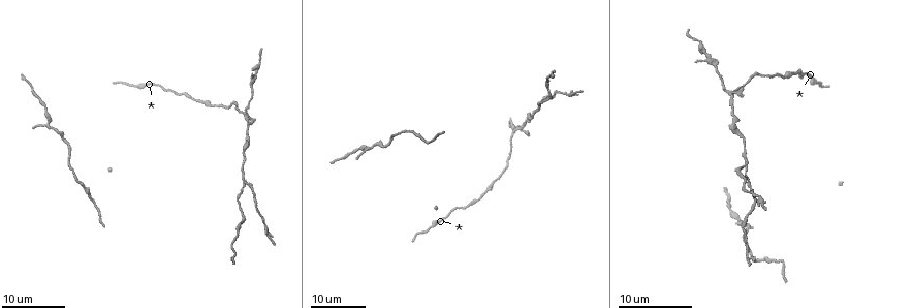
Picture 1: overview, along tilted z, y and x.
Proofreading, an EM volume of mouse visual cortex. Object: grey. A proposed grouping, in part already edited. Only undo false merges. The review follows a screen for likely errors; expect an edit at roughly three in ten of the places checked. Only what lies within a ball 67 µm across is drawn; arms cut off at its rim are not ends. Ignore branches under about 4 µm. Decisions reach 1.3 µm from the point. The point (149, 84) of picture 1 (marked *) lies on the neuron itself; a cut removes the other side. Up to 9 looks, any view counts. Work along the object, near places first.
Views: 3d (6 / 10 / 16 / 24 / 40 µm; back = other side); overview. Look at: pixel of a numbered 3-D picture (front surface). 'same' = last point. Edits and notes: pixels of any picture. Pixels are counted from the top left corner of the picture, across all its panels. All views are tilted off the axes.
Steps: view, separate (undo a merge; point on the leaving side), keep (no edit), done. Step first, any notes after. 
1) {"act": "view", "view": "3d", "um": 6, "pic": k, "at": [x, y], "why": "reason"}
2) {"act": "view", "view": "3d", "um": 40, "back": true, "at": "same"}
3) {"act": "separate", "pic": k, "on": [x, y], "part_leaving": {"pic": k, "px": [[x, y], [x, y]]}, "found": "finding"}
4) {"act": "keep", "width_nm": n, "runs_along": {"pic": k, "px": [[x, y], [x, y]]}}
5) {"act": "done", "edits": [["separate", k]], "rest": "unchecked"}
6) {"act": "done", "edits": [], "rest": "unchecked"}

{"act": "view", "view": "3d", "um": 24, "pic": 1, "at": [191, 96], "why": "sudden change in width"}

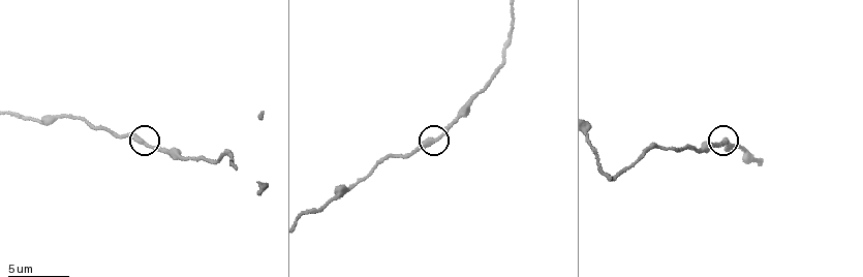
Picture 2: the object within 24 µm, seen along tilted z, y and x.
{"act": "view", "view": "3d", "um": 10, "pic": 2, "at": [143, 141], "why": "zoom in"}

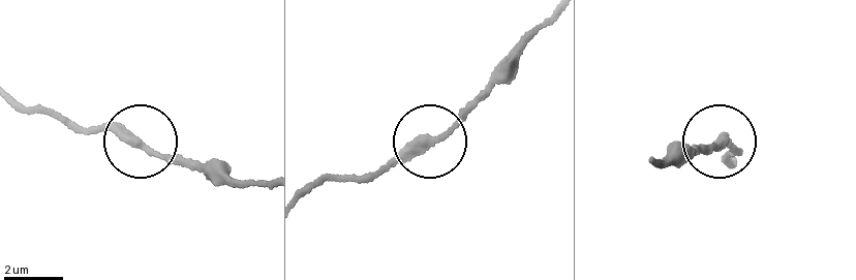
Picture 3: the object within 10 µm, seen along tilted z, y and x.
{"act": "view", "view": "3d", "um": 10, "back": true, "pic": 3, "at": [428, 139]}

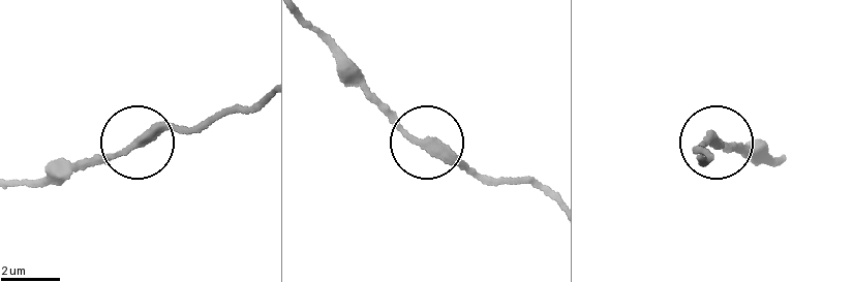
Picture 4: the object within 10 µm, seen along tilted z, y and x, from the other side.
{"act": "keep", "width_nm": 290, "runs_along": {"pic": 4, "px": [[553, 195], [520, 180], [465, 173], [352, 77]]}, "found": "continuous, no second neuron"}

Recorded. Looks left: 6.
{"act": "view", "view": "3d", "um": 10, "pic": 2, "at": [607, 175], "why": "three-way junction"}

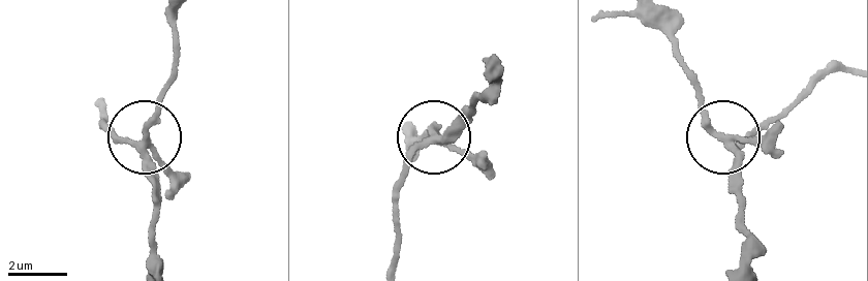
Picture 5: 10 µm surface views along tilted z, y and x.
{"act": "view", "view": "3d", "um": 10, "back": true, "pic": 5, "at": [722, 138]}

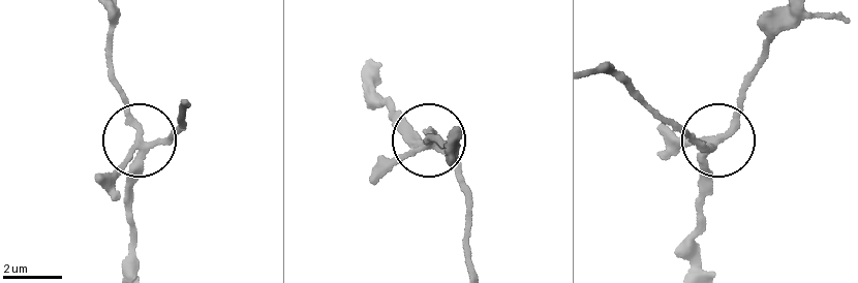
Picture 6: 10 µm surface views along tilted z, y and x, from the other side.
{"act": "separate", "pic": 6, "on": [127, 102], "arms": 3, "part_leaving": {"pic": 6, "px": [[715, 142], [779, 18]]}, "found": "a second neuron is stuck on"}

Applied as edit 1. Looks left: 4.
{"act": "view", "view": "3d", "um": 16, "pic": 1, "at": [529, 115]}

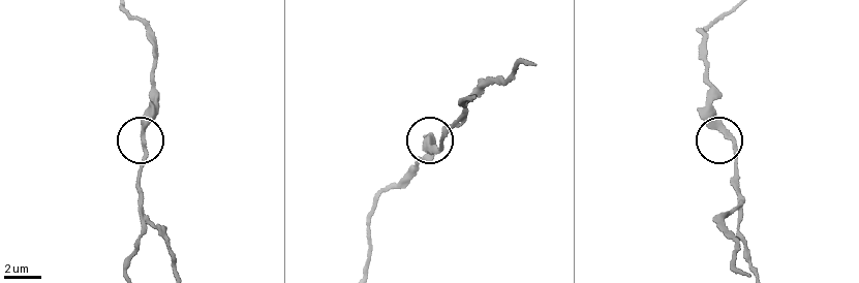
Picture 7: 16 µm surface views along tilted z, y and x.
{"act": "view", "view": "3d", "um": 10, "pic": 7, "at": [144, 134]}

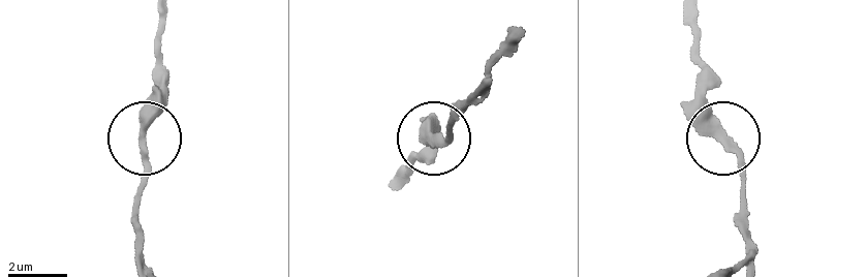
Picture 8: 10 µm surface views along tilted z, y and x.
{"act": "keep", "runs_along": {"pic": 8, "px": [[398, 184], [434, 129], [449, 134], [461, 114]]}, "found": "one neuron here"}

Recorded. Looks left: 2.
{"act": "view", "view": "3d", "um": 16, "pic": 1, "at": [538, 108], "why": "three arms meet"}

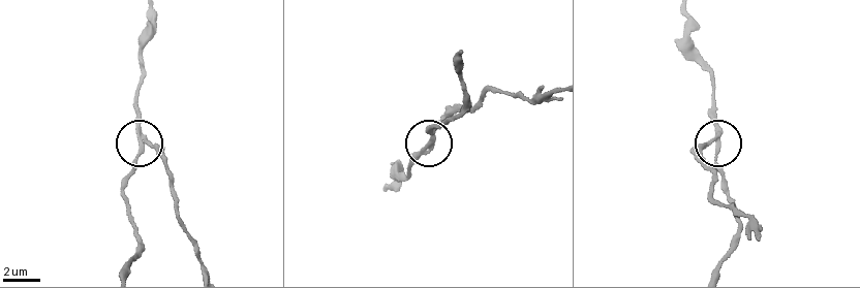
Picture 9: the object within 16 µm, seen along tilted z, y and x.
{"act": "view", "view": "3d", "um": 10, "pic": 9, "at": [718, 140], "why": "zoom in"}

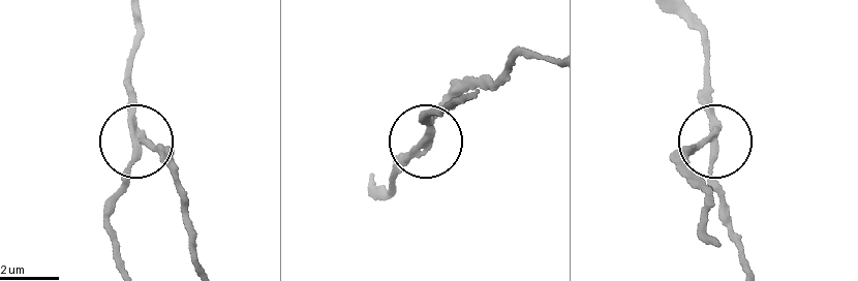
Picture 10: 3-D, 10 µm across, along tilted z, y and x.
{"act": "separate", "pic": 10, "on": [142, 142], "arms": 3, "found": "two neurons meet here"}

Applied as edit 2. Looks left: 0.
{"act": "done", "edits": [["separate", 6], ["separate", 10]], "rest": "unchecked"}

